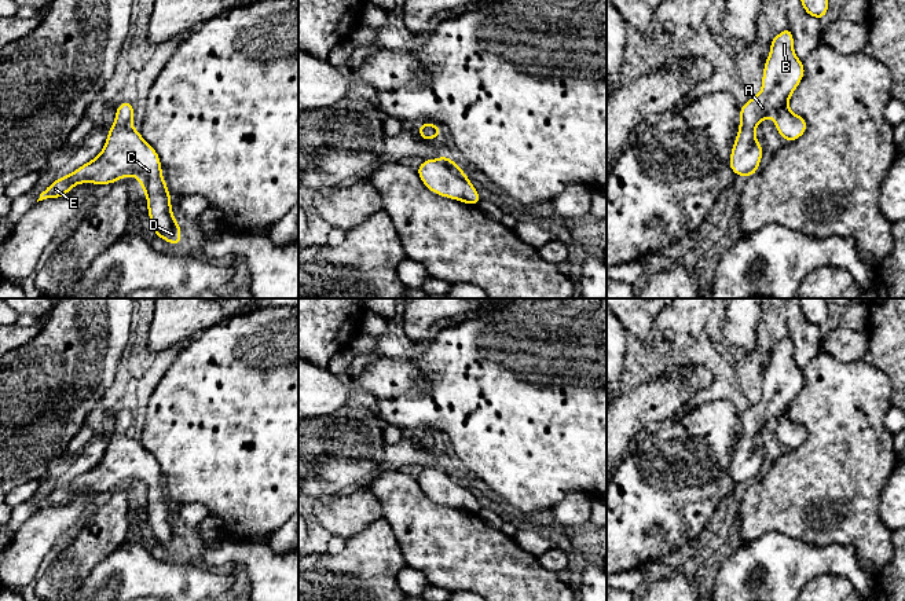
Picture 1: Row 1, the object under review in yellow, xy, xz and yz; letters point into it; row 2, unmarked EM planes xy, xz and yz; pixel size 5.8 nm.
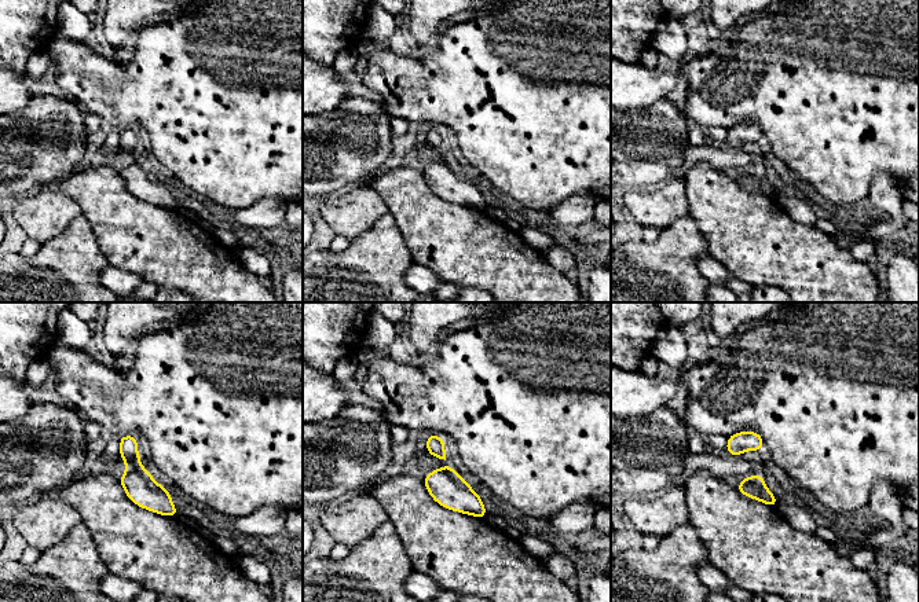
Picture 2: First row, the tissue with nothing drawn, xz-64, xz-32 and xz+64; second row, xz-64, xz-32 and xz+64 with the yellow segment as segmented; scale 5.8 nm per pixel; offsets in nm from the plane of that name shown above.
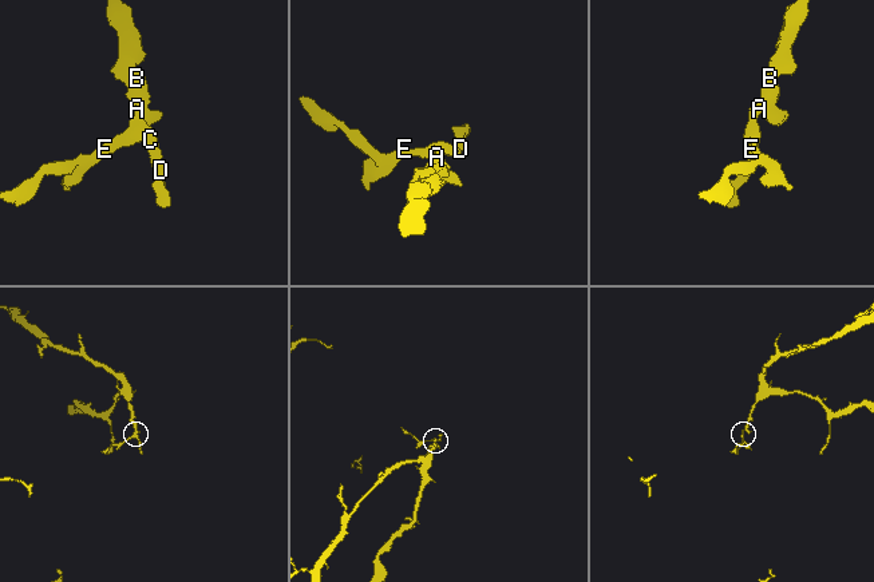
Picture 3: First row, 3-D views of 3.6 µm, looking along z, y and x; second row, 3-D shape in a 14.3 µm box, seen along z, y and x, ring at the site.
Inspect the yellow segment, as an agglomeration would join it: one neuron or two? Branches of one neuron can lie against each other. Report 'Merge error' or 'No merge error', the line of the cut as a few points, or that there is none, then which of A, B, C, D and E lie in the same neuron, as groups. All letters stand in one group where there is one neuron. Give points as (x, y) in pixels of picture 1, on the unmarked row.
No merge error. No split. Groups: A B C D E

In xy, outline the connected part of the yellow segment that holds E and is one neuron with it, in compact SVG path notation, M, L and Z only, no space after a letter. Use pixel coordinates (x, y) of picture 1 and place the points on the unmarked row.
M120 411L114 433L109 436L100 462L81 473L73 481L56 487L41 502L39 509L66 503L76 492L114 492L125 484L135 484L147 505L149 525L158 546L179 553L180 532L171 520L171 502L162 485L161 468L157 459L132 435L133 411Z

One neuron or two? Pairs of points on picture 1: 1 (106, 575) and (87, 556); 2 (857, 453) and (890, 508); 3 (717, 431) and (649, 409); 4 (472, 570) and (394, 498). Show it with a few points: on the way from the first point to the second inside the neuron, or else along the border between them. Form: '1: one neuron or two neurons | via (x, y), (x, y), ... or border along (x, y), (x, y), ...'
1: two neurons | border along (121, 545), (113, 549), (79, 586)
2: two neurons | border along (890, 473), (880, 495), (880, 519), (885, 524)
3: two neurons | border along (680, 413), (671, 420)
4: one neuron | via (453, 550), (413, 516)

